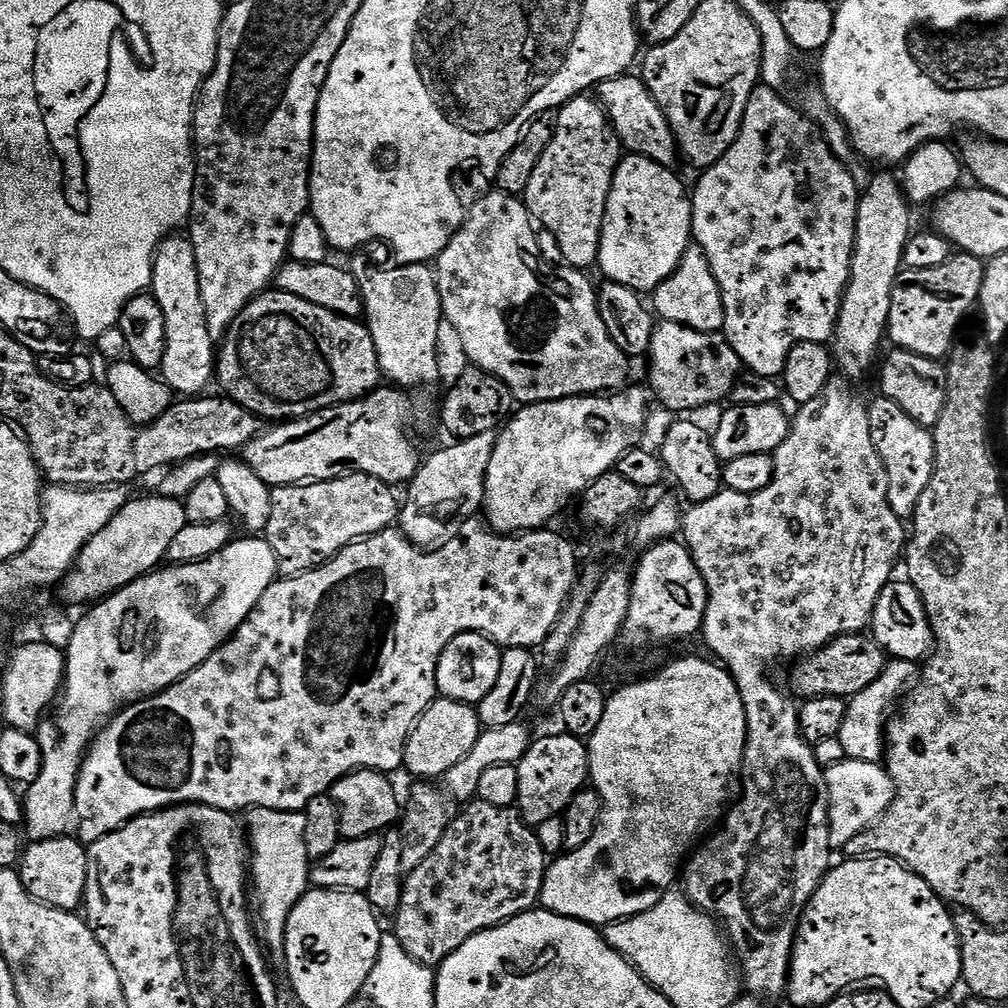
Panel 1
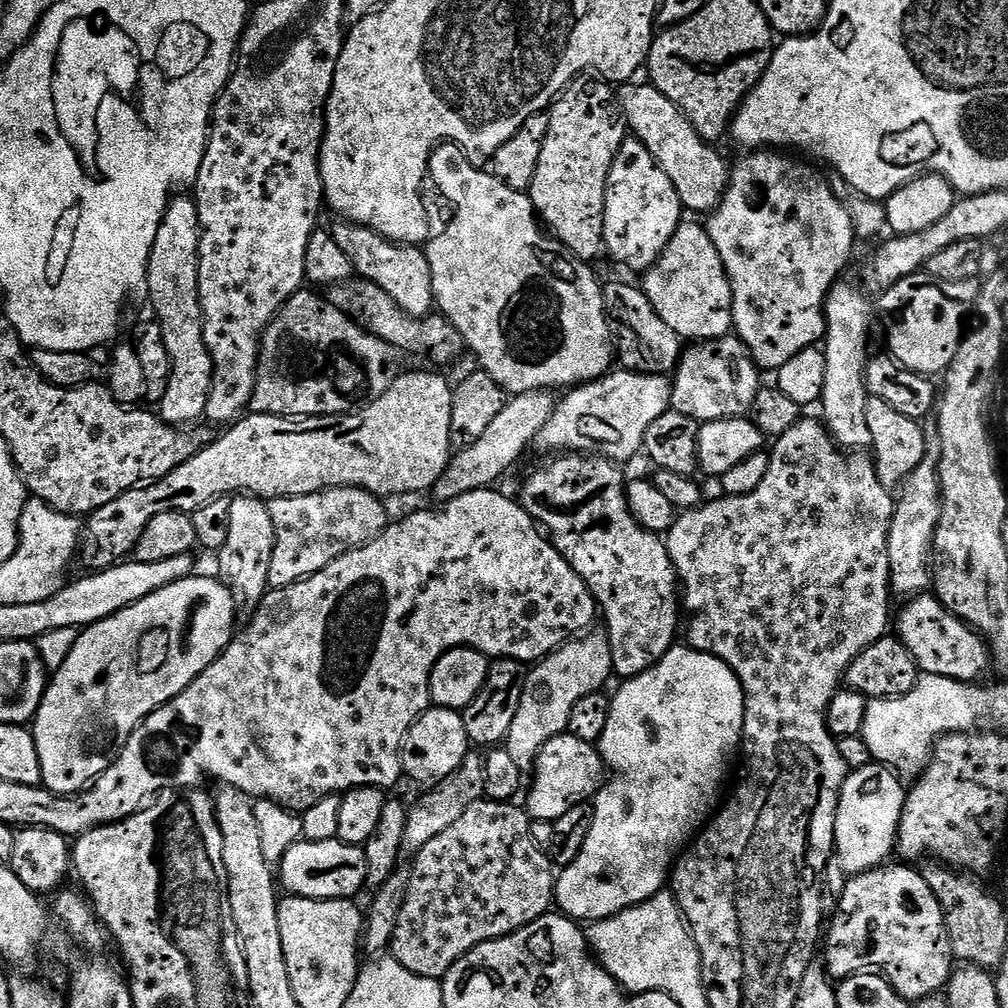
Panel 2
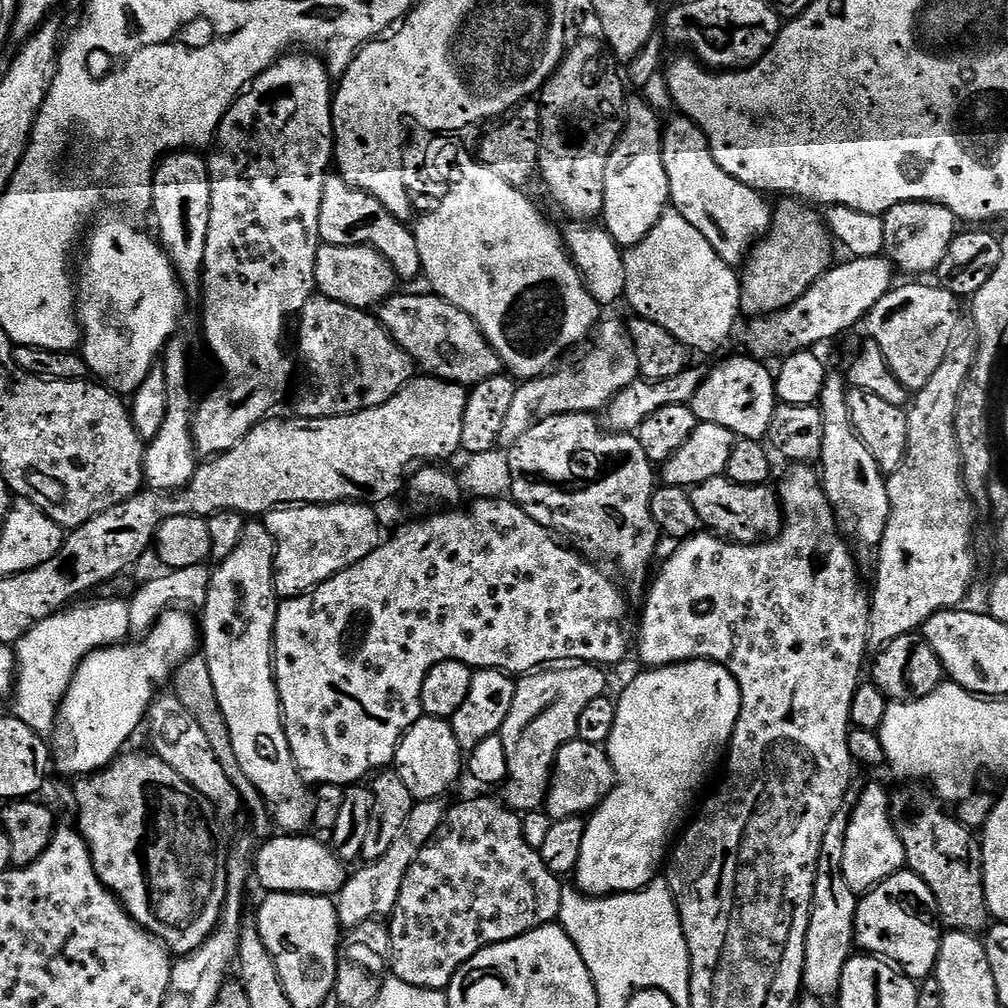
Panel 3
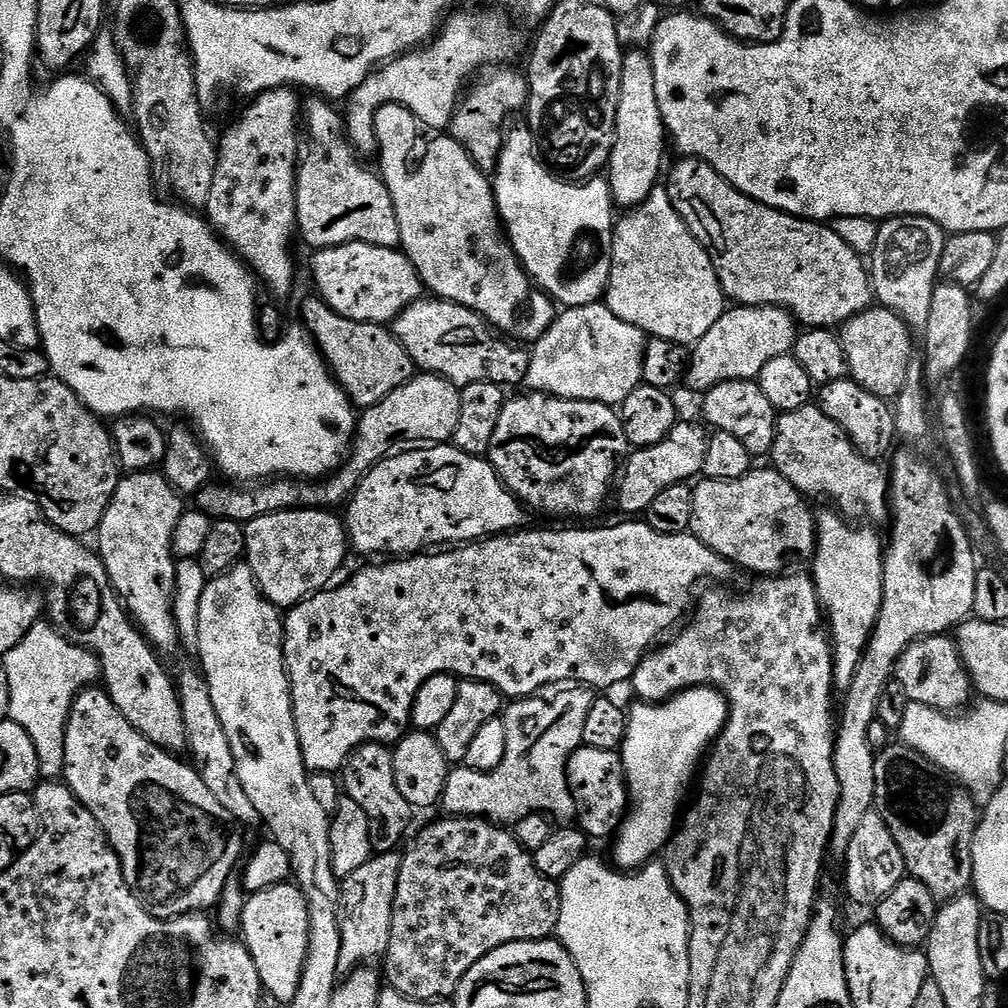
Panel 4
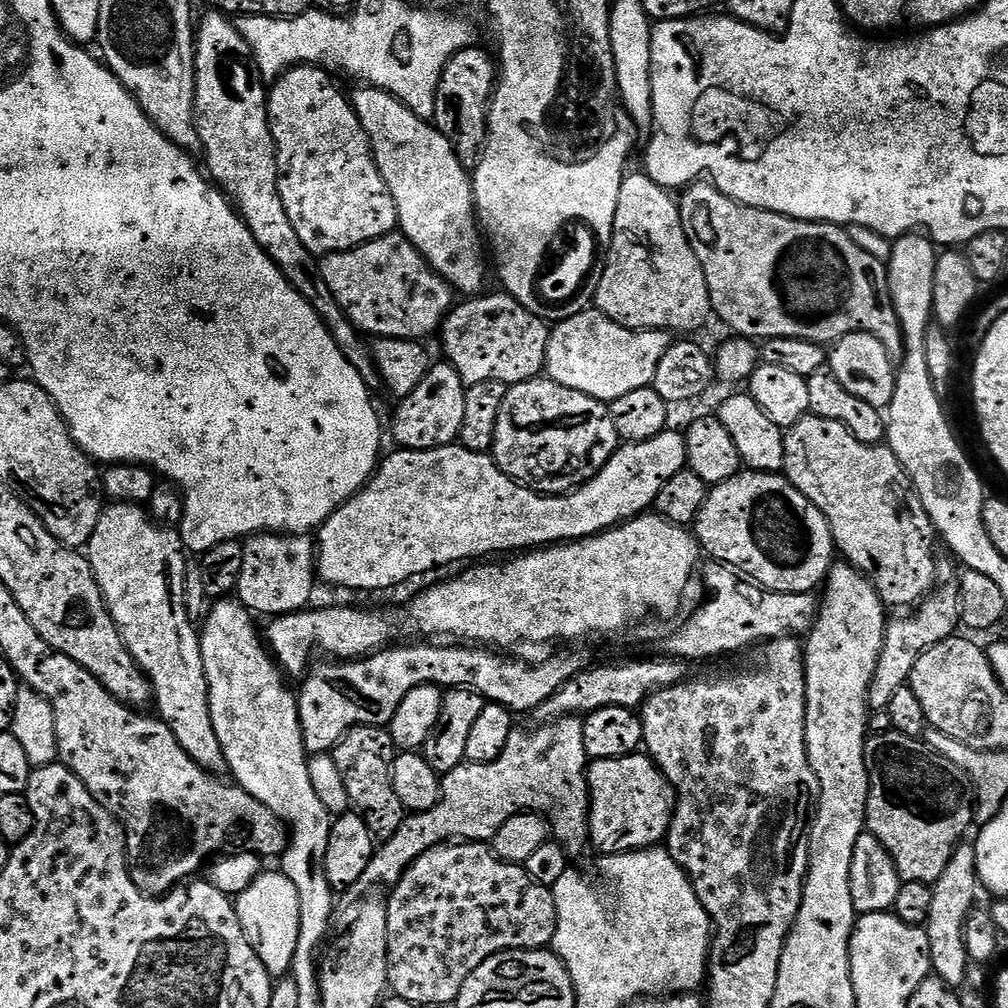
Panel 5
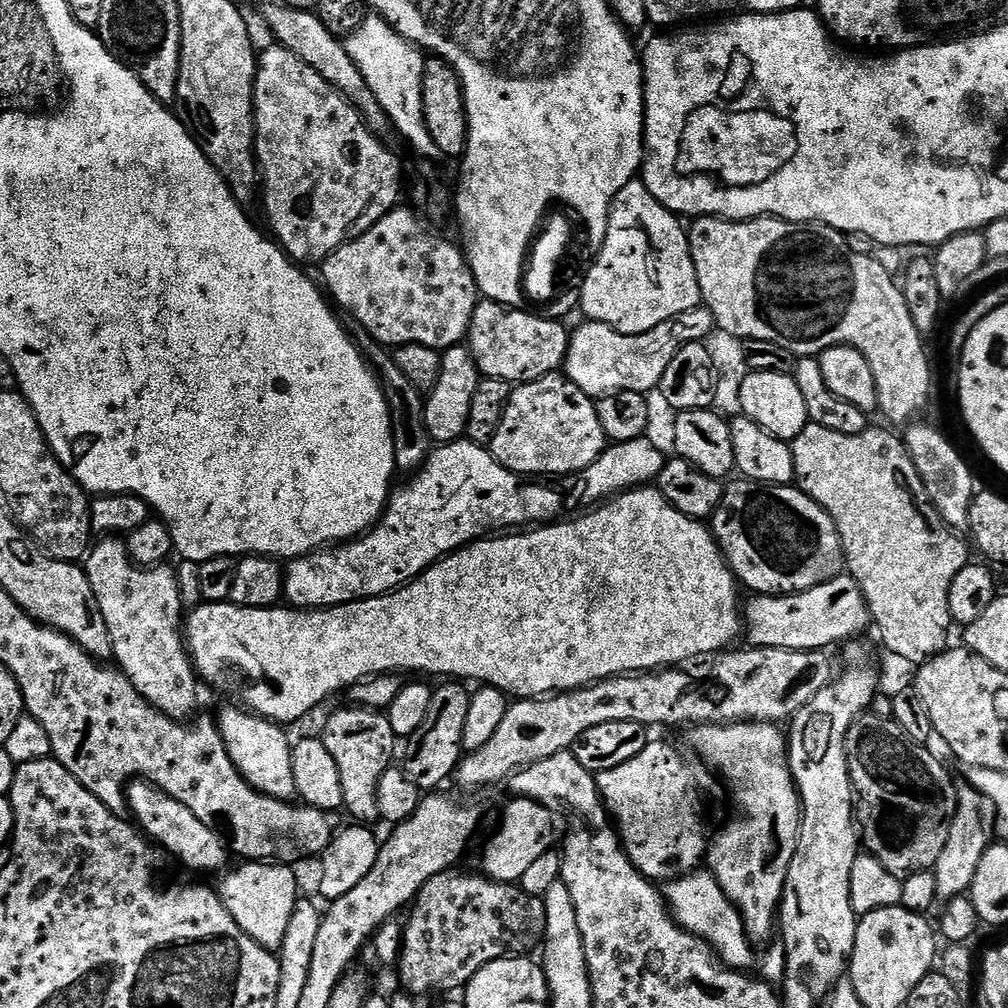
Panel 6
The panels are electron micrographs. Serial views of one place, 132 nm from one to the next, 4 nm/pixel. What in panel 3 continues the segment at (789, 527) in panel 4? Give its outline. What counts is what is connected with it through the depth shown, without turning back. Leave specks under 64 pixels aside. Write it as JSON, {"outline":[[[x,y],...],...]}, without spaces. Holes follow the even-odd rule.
{"outline":[[[727,475],[715,476],[691,489],[692,505],[697,521],[707,531],[734,540],[737,544],[754,544],[765,539],[767,532],[775,533],[782,524],[780,503],[771,487],[755,484],[742,486]]]}

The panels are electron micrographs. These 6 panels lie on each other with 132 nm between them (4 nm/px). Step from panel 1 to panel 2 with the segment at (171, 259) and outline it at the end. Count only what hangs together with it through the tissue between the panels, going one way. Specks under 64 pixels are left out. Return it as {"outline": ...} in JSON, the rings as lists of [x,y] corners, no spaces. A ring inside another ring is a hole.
{"outline":[[[188,194],[169,199],[166,214],[158,226],[158,238],[154,238],[148,259],[146,293],[147,299],[152,299],[155,319],[162,330],[172,363],[166,394],[162,394],[158,402],[158,415],[173,426],[192,426],[188,424],[205,419],[204,411],[212,385],[212,359],[204,341],[204,311],[198,290],[200,223],[195,199],[184,195]]]}

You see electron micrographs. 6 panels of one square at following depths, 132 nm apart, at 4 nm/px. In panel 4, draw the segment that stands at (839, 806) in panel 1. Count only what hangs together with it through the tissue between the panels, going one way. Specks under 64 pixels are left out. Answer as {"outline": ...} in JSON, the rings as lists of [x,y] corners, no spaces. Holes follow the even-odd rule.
{"outline":[[[875,810],[866,814],[866,818],[855,831],[854,838],[850,838],[846,863],[848,873],[845,874],[844,880],[848,883],[848,896],[856,904],[879,906],[906,879],[902,850],[898,850],[894,834],[890,834],[886,822],[882,822],[882,818]]]}

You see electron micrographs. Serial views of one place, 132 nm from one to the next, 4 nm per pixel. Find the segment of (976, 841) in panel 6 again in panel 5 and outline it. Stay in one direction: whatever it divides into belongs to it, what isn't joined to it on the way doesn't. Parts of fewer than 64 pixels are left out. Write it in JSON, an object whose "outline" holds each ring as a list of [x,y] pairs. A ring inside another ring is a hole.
{"outline":[[[961,842],[954,850],[946,870],[942,870],[942,878],[935,882],[926,925],[932,955],[932,972],[953,986],[963,984],[968,976],[970,961],[964,941],[964,923],[977,903],[976,888],[978,889],[976,849],[971,843]]]}

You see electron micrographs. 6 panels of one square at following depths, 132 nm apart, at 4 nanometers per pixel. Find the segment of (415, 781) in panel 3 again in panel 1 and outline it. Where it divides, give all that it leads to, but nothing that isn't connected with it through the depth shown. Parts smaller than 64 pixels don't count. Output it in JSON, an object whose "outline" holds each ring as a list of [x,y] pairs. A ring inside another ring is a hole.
{"outline":[[[437,698],[416,719],[408,741],[404,743],[403,767],[408,768],[410,775],[418,776],[414,778],[424,782],[435,781],[435,776],[447,777],[448,771],[458,766],[458,762],[462,762],[470,750],[474,750],[474,742],[478,742],[481,731],[480,715],[473,705]]]}

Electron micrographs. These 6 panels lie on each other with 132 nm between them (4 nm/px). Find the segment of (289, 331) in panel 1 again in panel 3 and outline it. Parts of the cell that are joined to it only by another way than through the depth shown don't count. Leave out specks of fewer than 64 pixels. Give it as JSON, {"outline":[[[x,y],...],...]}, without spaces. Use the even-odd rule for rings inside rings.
{"outline":[[[313,294],[306,306],[298,313],[300,320],[300,356],[316,383],[316,400],[304,400],[300,408],[305,417],[349,416],[374,406],[382,406],[403,384],[408,383],[414,368],[408,355],[392,341],[392,335],[380,325],[379,319],[371,311],[351,308],[342,302]]]}

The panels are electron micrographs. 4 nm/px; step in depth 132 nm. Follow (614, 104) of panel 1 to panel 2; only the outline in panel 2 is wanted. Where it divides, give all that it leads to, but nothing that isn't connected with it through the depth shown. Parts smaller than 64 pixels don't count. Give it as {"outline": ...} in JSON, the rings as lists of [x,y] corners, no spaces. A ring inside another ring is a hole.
{"outline":[[[650,82],[636,83],[629,83],[625,87],[629,88],[625,92],[621,91],[618,96],[631,135],[648,147],[666,178],[674,182],[680,203],[687,211],[689,208],[692,212],[704,212],[703,214],[715,212],[728,188],[729,161],[724,161],[712,149],[715,147],[701,138],[686,114],[682,114],[682,110],[678,110],[678,106],[674,106],[674,102],[670,102],[662,90]]]}

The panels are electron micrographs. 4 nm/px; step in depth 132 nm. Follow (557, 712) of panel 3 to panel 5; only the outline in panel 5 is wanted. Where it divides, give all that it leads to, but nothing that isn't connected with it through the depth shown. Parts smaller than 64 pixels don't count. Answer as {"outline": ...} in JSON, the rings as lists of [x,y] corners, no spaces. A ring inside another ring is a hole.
{"outline":[[[562,716],[559,720],[541,723],[540,728],[527,732],[520,726],[513,727],[510,738],[506,738],[506,750],[489,764],[462,763],[454,770],[443,773],[440,782],[440,801],[430,810],[405,815],[402,826],[389,840],[383,841],[373,851],[372,861],[366,866],[360,884],[385,884],[391,886],[402,878],[402,874],[418,857],[434,846],[445,842],[491,842],[498,830],[510,818],[520,812],[538,812],[548,819],[551,835],[568,850],[569,857],[589,847],[588,839],[588,766],[590,758],[582,742],[584,721],[580,716]]]}

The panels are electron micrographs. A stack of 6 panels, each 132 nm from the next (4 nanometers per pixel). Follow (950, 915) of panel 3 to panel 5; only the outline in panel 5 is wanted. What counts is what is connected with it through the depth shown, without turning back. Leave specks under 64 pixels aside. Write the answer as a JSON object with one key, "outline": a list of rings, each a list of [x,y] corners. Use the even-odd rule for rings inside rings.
{"outline":[[[901,732],[869,735],[864,742],[864,757],[868,760],[867,831],[882,842],[901,881],[935,885],[936,880],[942,878],[942,870],[946,870],[954,850],[967,837],[964,835],[968,827],[974,824],[974,804],[965,777],[945,756],[932,751],[923,739],[915,740]]]}

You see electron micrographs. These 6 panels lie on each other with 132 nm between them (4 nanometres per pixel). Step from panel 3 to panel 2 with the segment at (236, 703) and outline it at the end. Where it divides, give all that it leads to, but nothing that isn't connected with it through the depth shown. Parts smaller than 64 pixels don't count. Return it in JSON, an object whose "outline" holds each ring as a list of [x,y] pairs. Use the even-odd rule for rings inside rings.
{"outline":[[[237,495],[230,506],[230,538],[226,538],[226,546],[222,546],[218,553],[219,579],[232,589],[237,601],[258,602],[269,591],[268,575],[275,541],[274,522],[270,518],[267,503],[255,496]]]}

